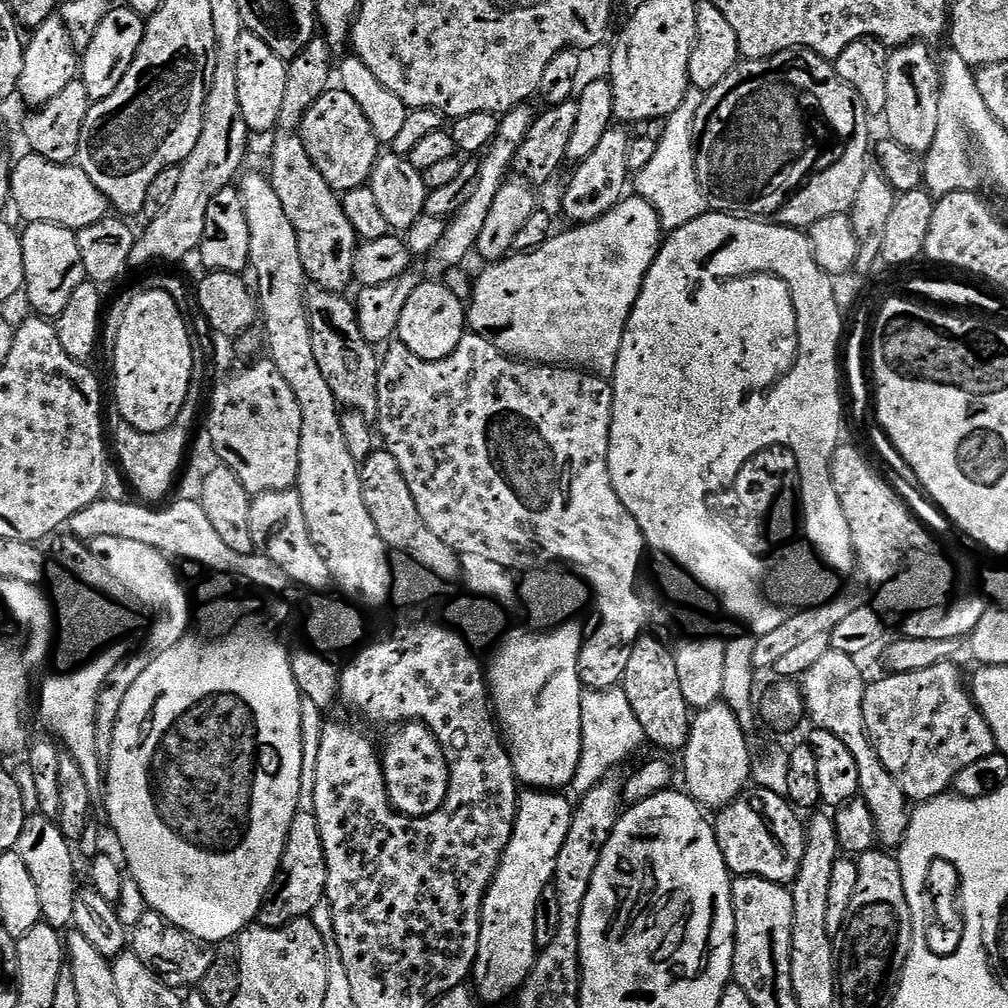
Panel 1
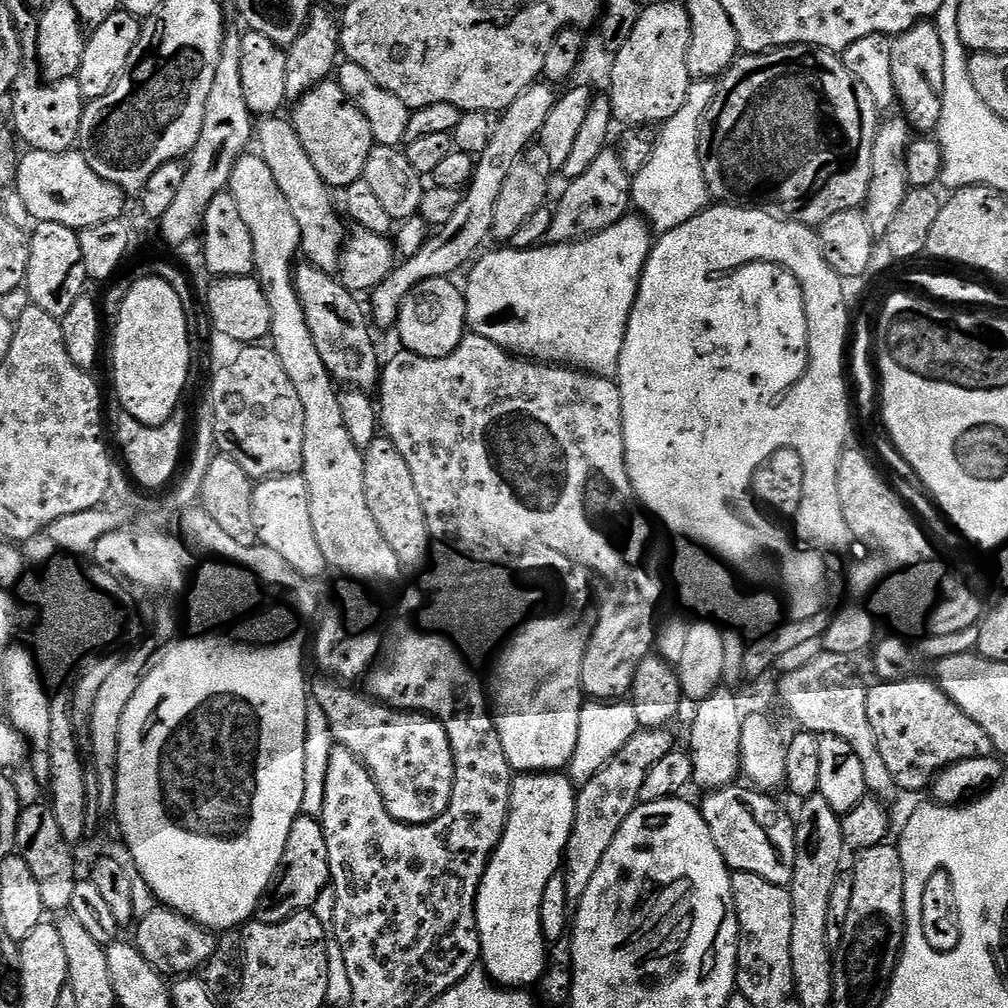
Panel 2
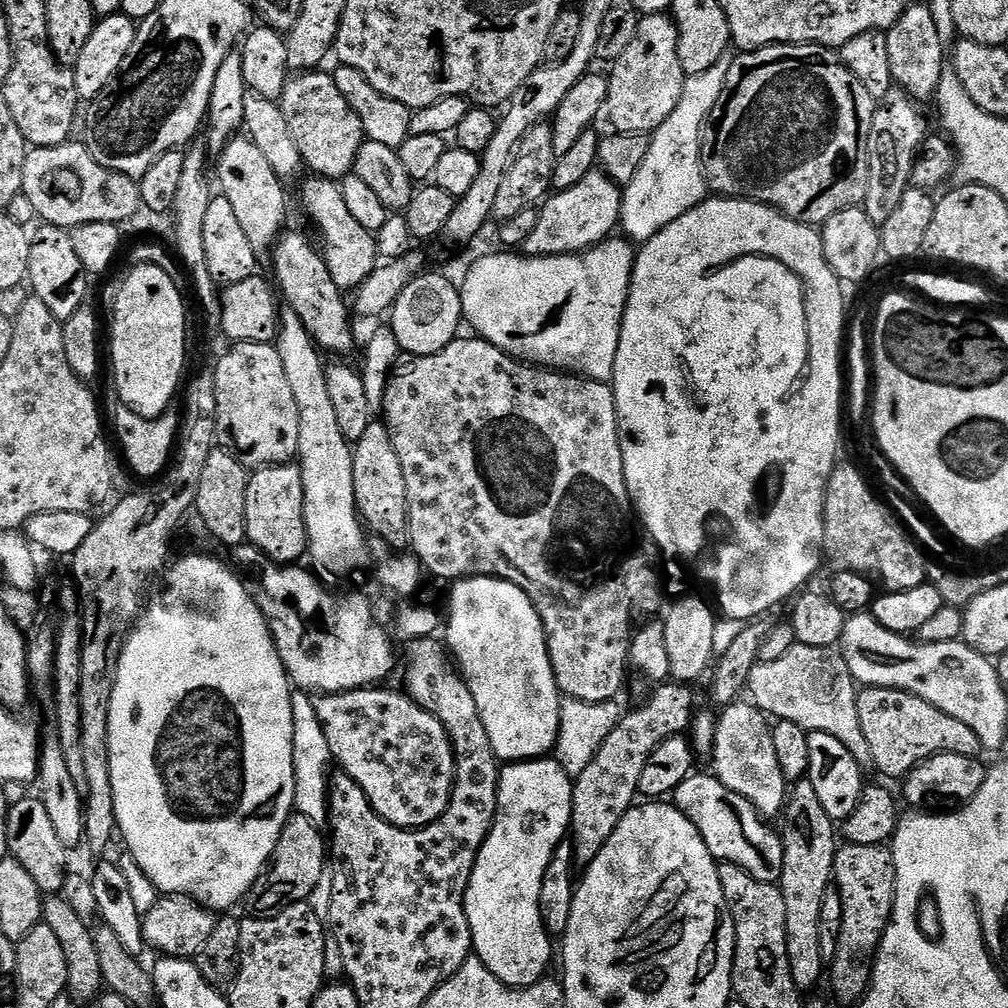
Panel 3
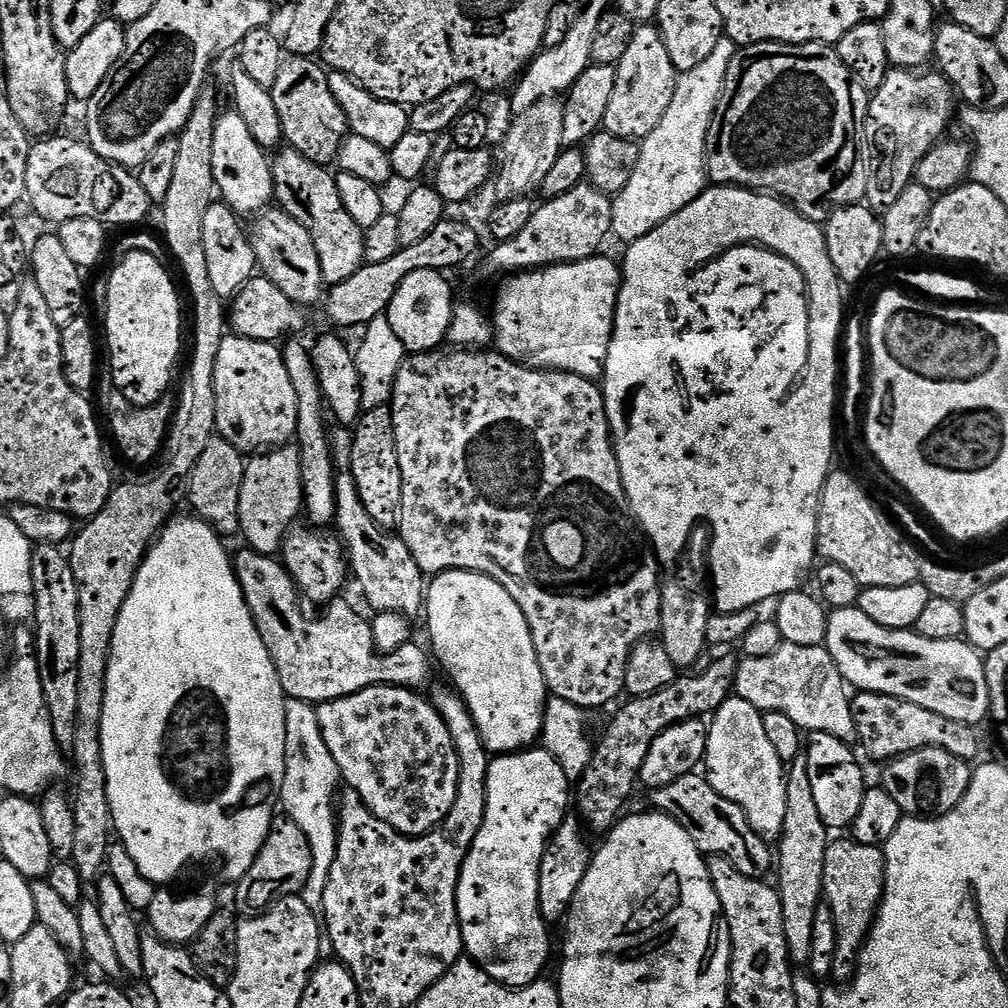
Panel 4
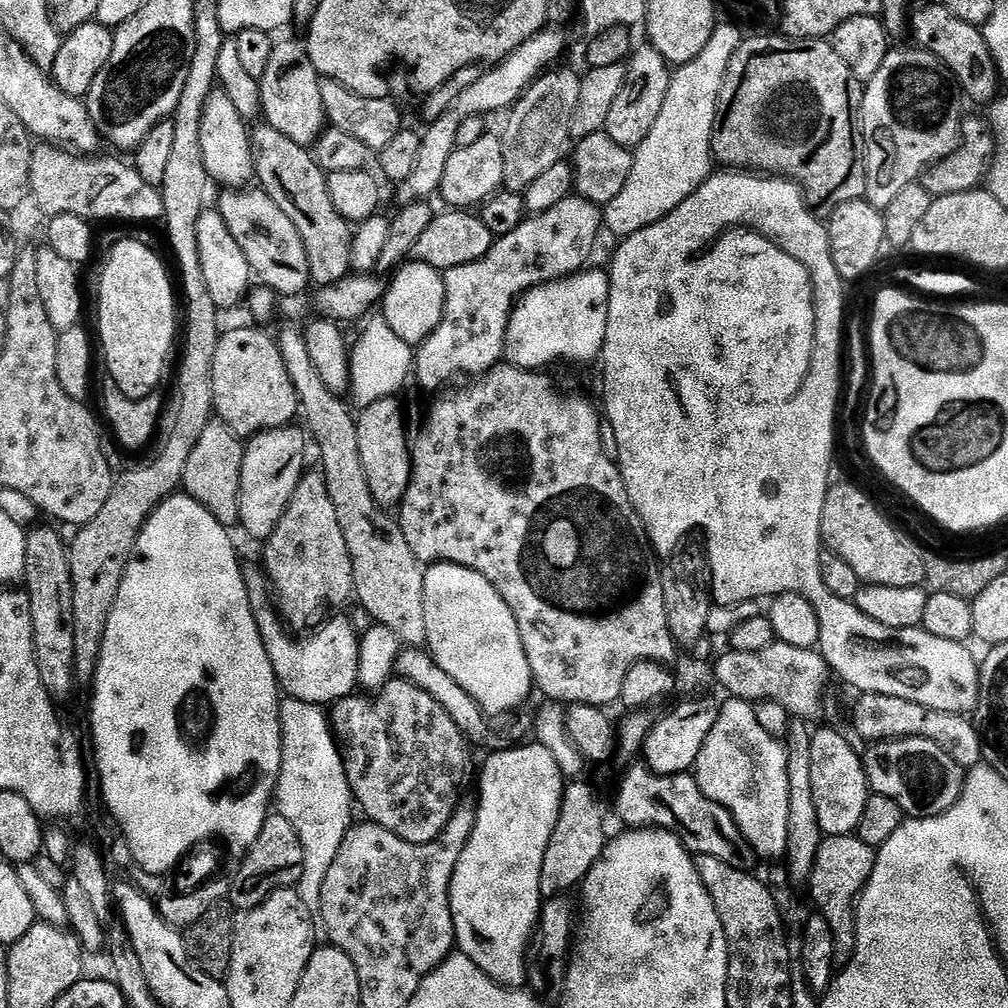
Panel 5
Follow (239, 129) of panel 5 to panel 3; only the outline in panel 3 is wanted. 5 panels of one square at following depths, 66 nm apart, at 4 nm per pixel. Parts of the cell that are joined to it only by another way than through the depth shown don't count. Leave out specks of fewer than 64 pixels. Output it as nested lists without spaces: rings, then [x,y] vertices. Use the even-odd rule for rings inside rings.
[[[244,134],[229,140],[217,160],[220,161],[216,164],[216,172],[214,168],[214,180],[220,183],[219,191],[226,202],[230,202],[242,230],[246,230],[246,238],[250,238],[252,249],[258,254],[267,253],[286,228],[284,219],[288,216],[288,200],[280,185],[283,184],[281,177],[274,174],[262,150],[258,150],[258,146],[254,146],[254,142]]]

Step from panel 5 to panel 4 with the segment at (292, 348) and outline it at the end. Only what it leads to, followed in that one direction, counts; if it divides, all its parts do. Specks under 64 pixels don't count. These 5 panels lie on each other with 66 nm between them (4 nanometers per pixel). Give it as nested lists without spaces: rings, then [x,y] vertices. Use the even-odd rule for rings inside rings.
[[[336,426],[331,429],[332,463],[336,466],[335,531],[346,549],[351,575],[360,583],[369,606],[377,613],[396,612],[407,618],[415,618],[419,612],[421,615],[426,604],[426,573],[418,566],[418,562],[414,562],[414,554],[410,554],[406,542],[402,542],[399,535],[393,534],[387,528],[381,528],[378,522],[374,522],[374,518],[370,518],[370,514],[366,514],[366,506],[362,506],[362,498],[358,494],[358,486],[352,473],[352,438],[353,433],[347,427]]]

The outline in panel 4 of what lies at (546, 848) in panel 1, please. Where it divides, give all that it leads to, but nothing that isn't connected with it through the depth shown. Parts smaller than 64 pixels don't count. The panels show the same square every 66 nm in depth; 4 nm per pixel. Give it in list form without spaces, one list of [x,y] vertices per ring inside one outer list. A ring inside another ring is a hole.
[[[545,747],[500,754],[489,763],[486,814],[460,871],[456,909],[464,952],[507,988],[537,983],[548,960],[549,925],[538,906],[538,874],[548,839],[569,812],[570,781]]]

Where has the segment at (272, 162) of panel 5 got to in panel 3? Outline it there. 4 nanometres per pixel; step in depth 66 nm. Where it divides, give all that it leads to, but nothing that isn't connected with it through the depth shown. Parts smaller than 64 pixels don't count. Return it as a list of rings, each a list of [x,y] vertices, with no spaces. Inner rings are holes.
[[[317,175],[308,179],[312,180],[306,181],[300,188],[300,208],[320,231],[320,240],[324,243],[322,255],[330,278],[334,278],[341,290],[355,290],[378,267],[375,235],[354,222],[350,210],[346,210],[346,202],[342,199],[342,190],[337,181]]]

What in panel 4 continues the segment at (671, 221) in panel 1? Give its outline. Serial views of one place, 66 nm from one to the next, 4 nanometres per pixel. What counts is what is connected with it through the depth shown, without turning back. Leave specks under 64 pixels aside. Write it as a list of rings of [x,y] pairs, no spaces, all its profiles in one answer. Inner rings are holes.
[[[727,38],[718,42],[714,50],[710,53],[710,58],[706,62],[694,66],[694,70],[681,72],[676,77],[676,89],[674,98],[670,98],[670,107],[666,114],[662,114],[662,122],[654,126],[654,134],[650,134],[640,144],[640,157],[638,166],[634,166],[634,174],[630,174],[630,182],[622,191],[615,193],[612,201],[612,230],[611,235],[617,236],[624,246],[633,244],[638,238],[650,234],[650,230],[666,222],[682,206],[690,206],[694,198],[698,198],[704,193],[706,185],[709,183],[708,171],[704,165],[704,155],[706,154],[706,134],[710,130],[710,122],[714,118],[714,110],[718,106],[718,98],[724,89],[724,79],[730,70],[730,62],[735,58],[738,45]]]

